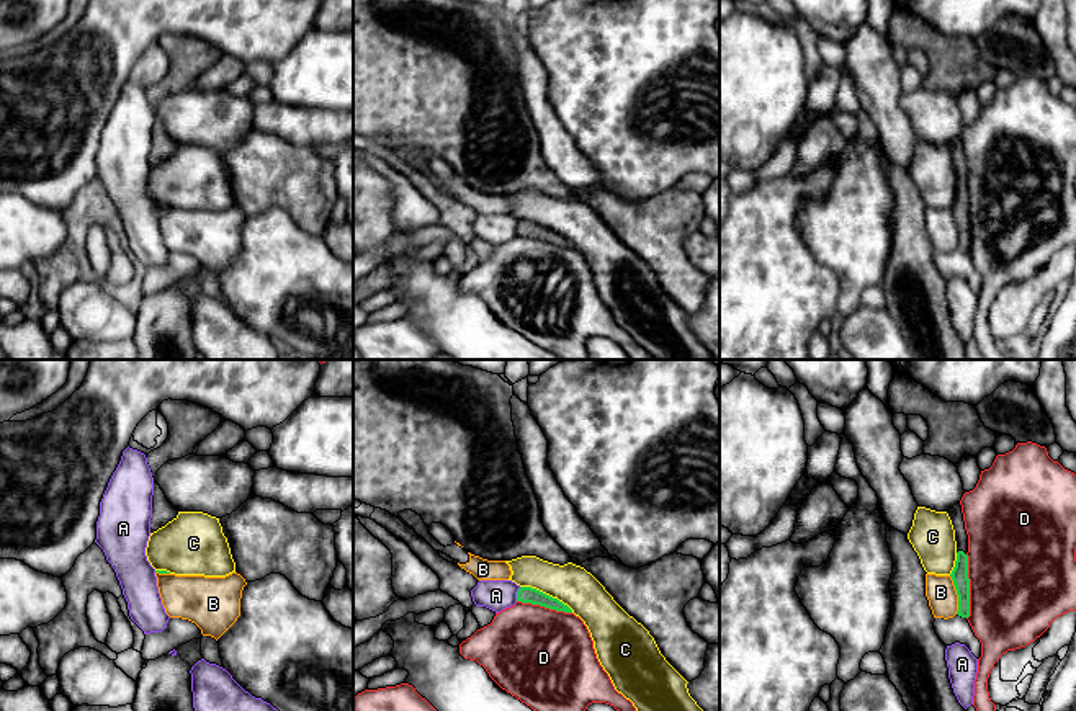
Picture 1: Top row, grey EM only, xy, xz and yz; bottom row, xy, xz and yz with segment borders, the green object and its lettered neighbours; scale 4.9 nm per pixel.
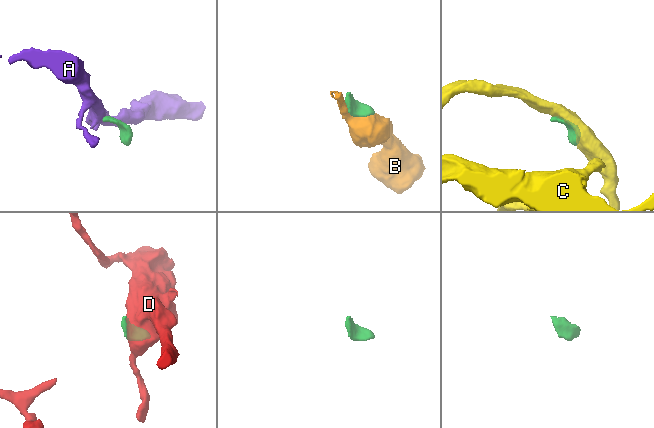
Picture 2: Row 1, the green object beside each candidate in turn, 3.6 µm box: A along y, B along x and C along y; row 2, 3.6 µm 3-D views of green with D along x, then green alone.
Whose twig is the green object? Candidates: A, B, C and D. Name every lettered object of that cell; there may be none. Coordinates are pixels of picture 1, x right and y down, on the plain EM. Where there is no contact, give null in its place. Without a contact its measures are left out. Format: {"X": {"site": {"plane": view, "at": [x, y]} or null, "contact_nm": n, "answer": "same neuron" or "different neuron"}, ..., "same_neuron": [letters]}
{"A": {"site": {"plane": "xz", "at": [517, 228]}, "contact_nm": 80, "answer": "different neuron"}, "B": {"site": {"plane": "yz", "at": [957, 228]}, "contact_nm": 200, "answer": "different neuron"}, "C": {"site": {"plane": "xz", "at": [545, 228]}, "contact_nm": 300, "answer": "different neuron"}, "D": {"site": {"plane": "yz", "at": [968, 221]}, "contact_nm": 320, "answer": "different neuron"}, "same_neuron": []}

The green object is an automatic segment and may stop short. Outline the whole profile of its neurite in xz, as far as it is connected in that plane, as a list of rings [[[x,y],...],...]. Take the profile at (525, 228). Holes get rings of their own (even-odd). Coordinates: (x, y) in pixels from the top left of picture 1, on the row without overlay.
[[[520,221],[517,226],[517,235],[540,239],[556,245],[572,247],[572,244],[558,232],[553,232],[531,221]]]

